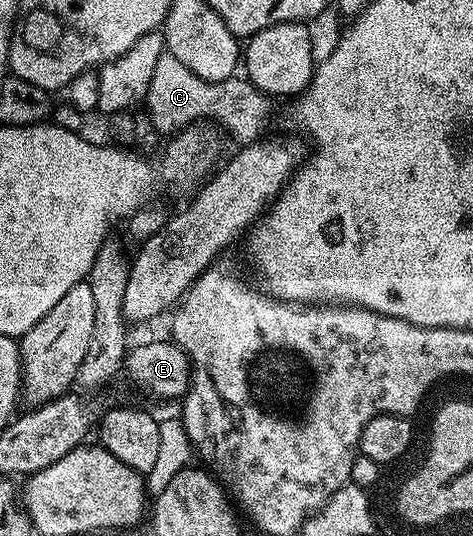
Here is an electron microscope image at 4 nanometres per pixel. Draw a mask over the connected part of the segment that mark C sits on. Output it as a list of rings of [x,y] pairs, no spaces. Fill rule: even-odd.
[[[168,51],[159,57],[155,65],[151,85],[143,102],[152,125],[164,135],[176,134],[205,118],[211,121],[219,119],[238,146],[249,145],[262,138],[271,115],[271,104],[272,98],[255,88],[248,78],[234,75],[219,81],[201,79]]]

